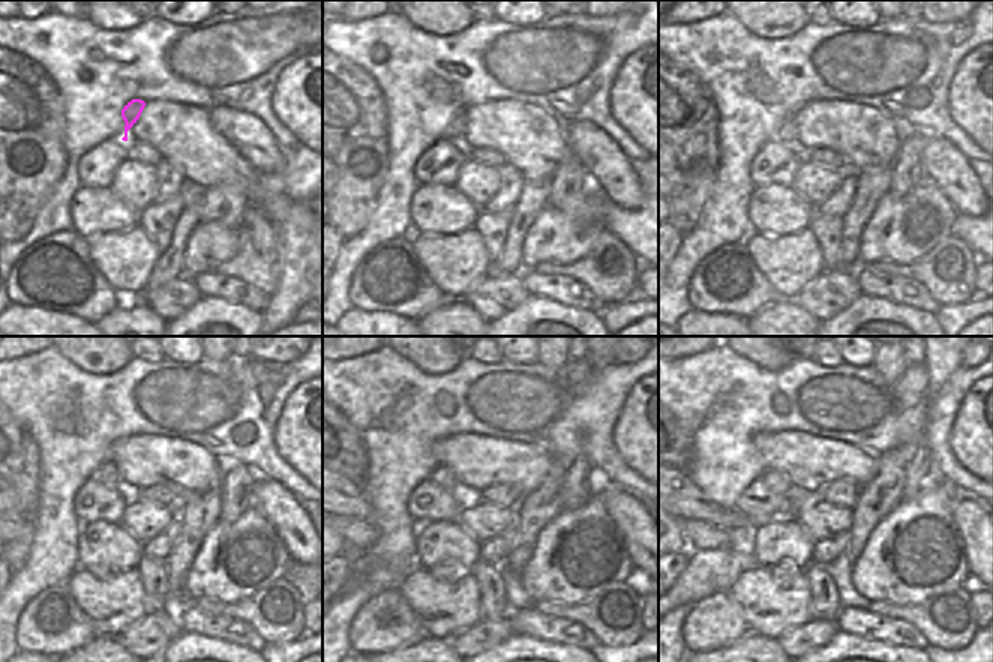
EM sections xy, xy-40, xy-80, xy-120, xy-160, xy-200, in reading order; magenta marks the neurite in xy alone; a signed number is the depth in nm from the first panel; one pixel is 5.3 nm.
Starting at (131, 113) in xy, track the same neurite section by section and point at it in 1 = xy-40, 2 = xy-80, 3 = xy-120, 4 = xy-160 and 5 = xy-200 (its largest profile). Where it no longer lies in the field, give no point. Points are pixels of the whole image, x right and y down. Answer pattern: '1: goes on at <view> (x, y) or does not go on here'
1: goes on at xy-40 (456, 128)
2: goes on at xy-80 (786, 134)
3: goes on at xy-120 (108, 475)
4: goes on at xy-160 (443, 476)
5: goes on at xy-200 (776, 481)

